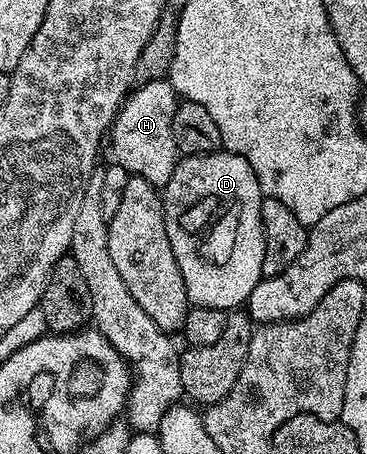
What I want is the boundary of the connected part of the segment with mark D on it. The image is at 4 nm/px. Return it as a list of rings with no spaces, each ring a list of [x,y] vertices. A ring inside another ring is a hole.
[[[226,148],[211,154],[189,154],[180,157],[169,184],[162,187],[163,215],[167,239],[184,277],[191,306],[217,308],[228,312],[242,307],[247,297],[263,278],[265,236],[261,224],[261,204],[265,197],[259,187],[259,177],[249,168],[245,156]]]

